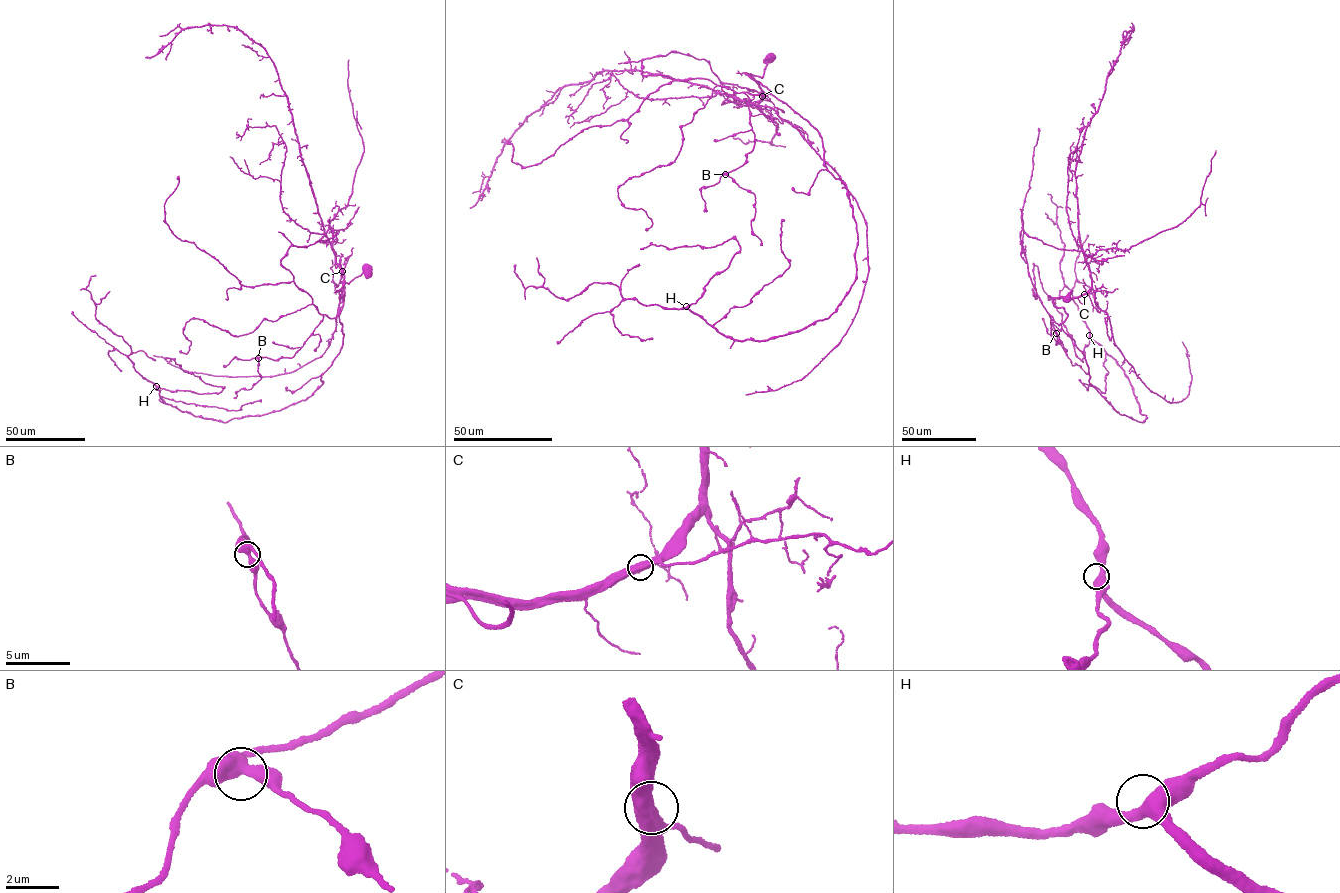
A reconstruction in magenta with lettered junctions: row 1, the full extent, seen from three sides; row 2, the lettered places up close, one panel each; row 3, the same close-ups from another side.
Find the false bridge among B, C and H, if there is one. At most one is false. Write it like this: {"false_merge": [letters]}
{"false_merge": []}

